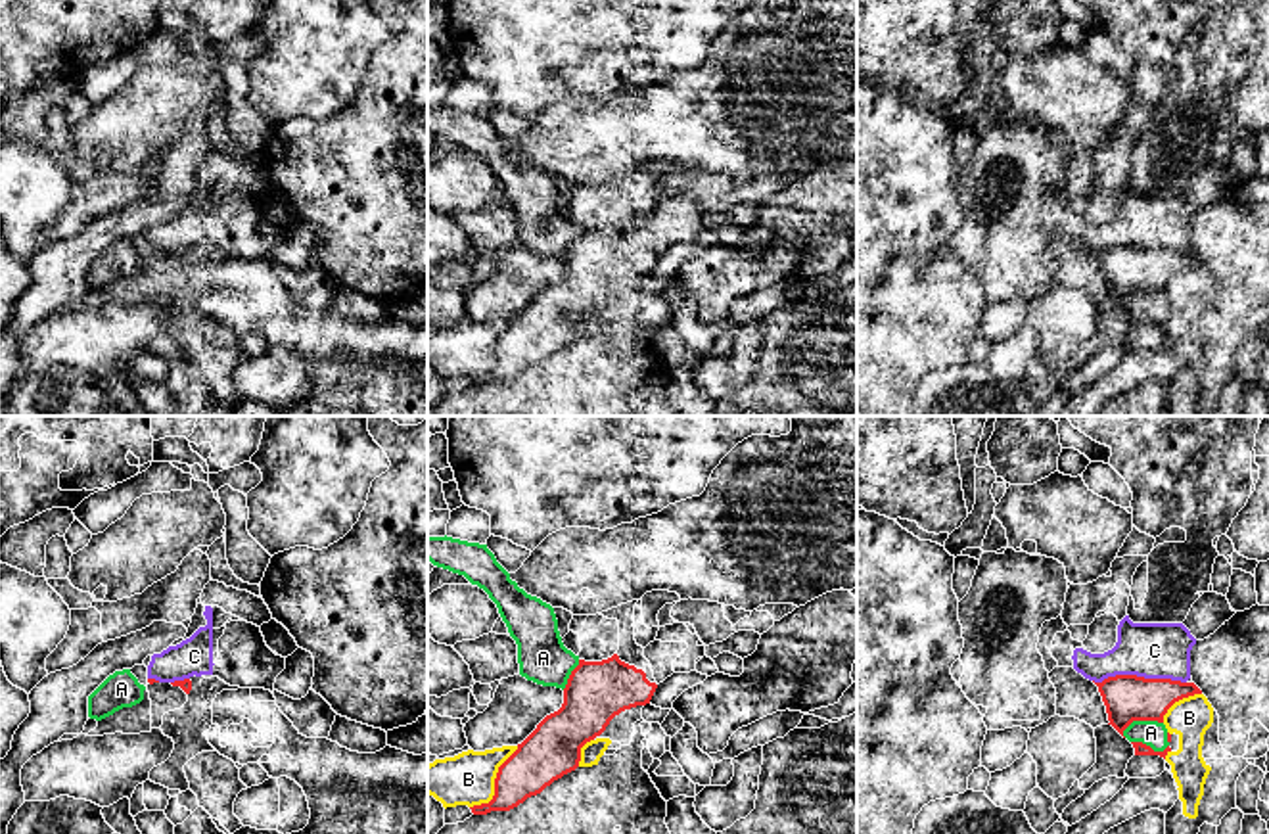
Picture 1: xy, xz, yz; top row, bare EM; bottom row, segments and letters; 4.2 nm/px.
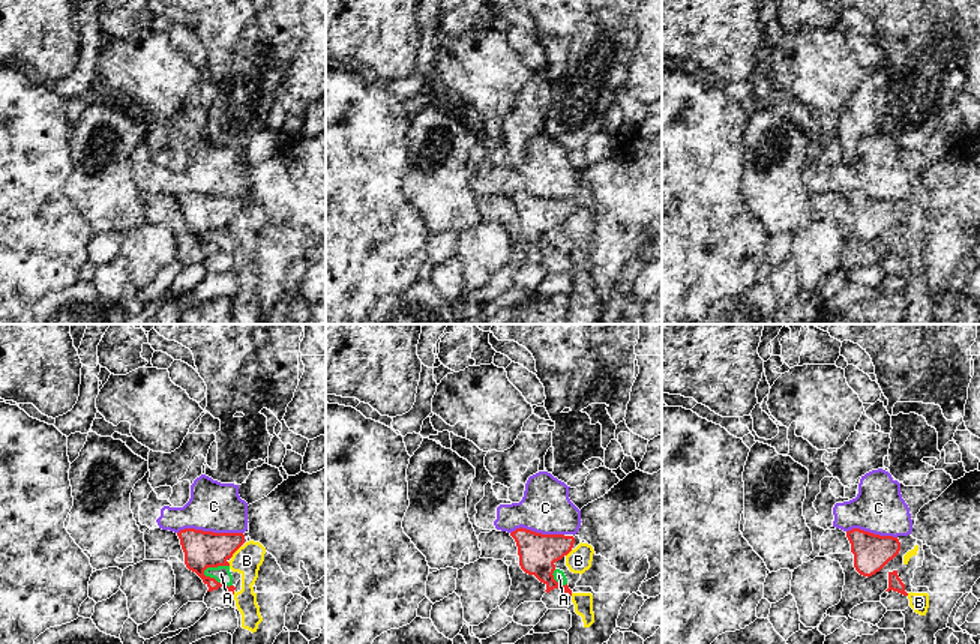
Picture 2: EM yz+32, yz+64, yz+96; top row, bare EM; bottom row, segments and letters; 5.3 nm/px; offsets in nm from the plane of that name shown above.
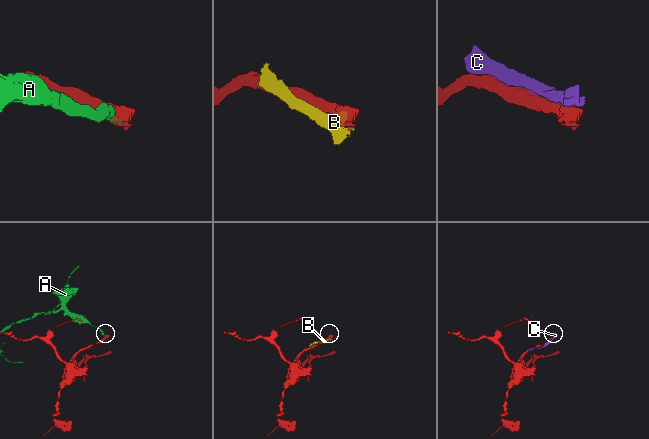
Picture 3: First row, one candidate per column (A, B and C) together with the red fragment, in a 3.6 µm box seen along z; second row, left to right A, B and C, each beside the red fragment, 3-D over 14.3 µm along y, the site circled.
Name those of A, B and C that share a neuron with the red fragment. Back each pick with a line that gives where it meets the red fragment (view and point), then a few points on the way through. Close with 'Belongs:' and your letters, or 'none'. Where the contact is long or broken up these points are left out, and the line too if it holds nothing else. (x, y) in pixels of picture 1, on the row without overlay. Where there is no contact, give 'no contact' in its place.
Belongs: none

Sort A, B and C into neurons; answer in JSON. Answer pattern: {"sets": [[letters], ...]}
{"sets": [["A"], ["B"], ["C"]]}

